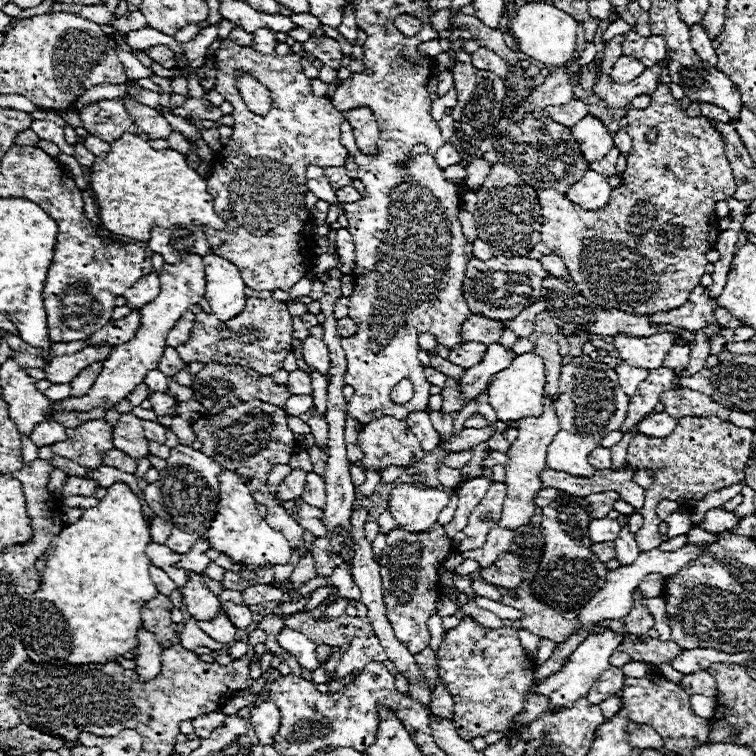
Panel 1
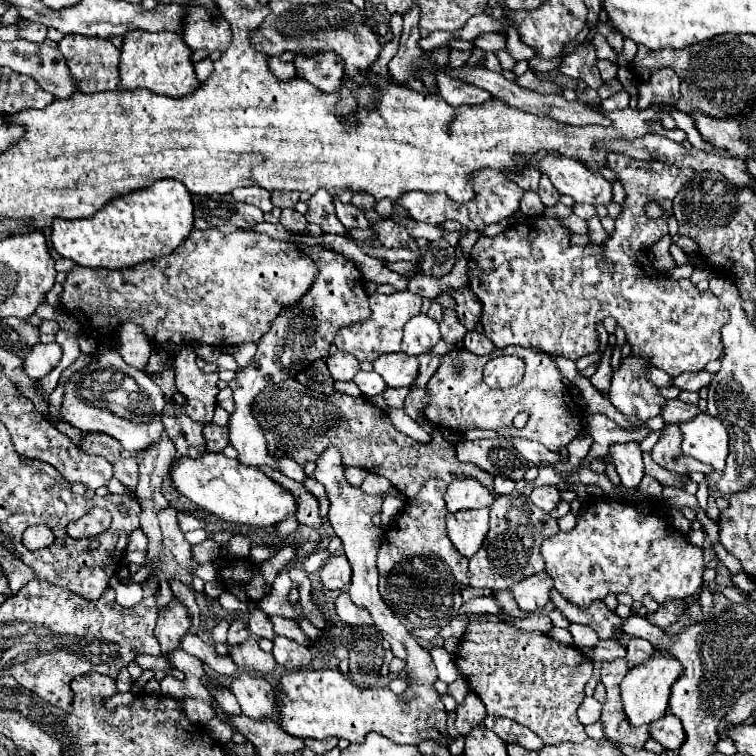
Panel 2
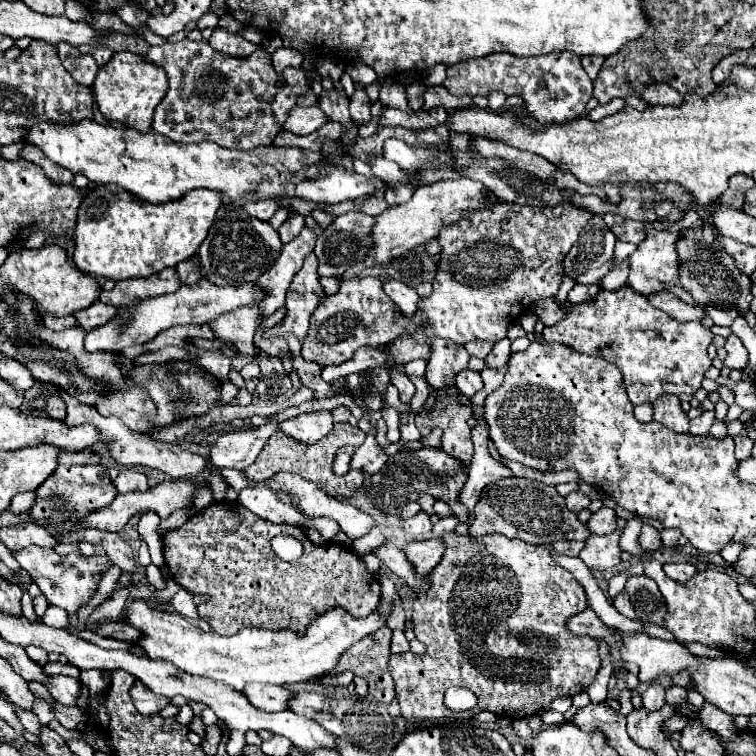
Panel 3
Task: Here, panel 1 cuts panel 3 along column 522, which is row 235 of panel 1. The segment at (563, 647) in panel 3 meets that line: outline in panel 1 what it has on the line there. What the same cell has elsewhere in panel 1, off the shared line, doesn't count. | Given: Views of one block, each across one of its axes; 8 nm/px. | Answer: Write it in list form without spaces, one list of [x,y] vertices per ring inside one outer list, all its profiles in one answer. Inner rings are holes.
[[[660,84],[656,88],[656,92],[652,94],[652,102],[648,108],[644,110],[636,110],[636,108],[630,108],[628,114],[628,126],[626,126],[626,132],[630,134],[632,138],[632,150],[626,154],[626,170],[622,172],[622,186],[620,188],[614,188],[612,190],[612,196],[610,196],[610,202],[602,208],[602,210],[594,210],[594,212],[588,212],[588,210],[582,210],[578,204],[570,202],[564,194],[558,194],[554,188],[538,188],[538,200],[540,200],[540,206],[542,206],[542,228],[540,228],[540,234],[542,234],[542,242],[554,252],[558,254],[566,266],[568,266],[568,272],[572,276],[572,280],[576,282],[576,288],[580,290],[580,294],[584,298],[588,298],[590,302],[594,302],[596,306],[606,306],[606,308],[618,308],[618,310],[624,310],[624,312],[630,312],[630,314],[656,314],[656,312],[668,312],[668,310],[674,310],[678,306],[682,306],[682,302],[688,300],[690,292],[700,284],[700,276],[706,272],[706,252],[710,248],[714,248],[716,244],[716,238],[720,234],[720,228],[718,228],[718,214],[714,212],[714,206],[718,200],[726,200],[730,194],[736,192],[736,180],[734,180],[734,174],[732,174],[732,168],[730,168],[730,162],[726,158],[726,144],[724,144],[724,138],[722,134],[710,126],[710,120],[706,118],[688,118],[686,112],[680,108],[680,100],[676,100],[670,92],[670,88],[666,84]],[[648,130],[656,130],[658,132],[658,138],[654,142],[648,142],[646,140],[646,132]]]

